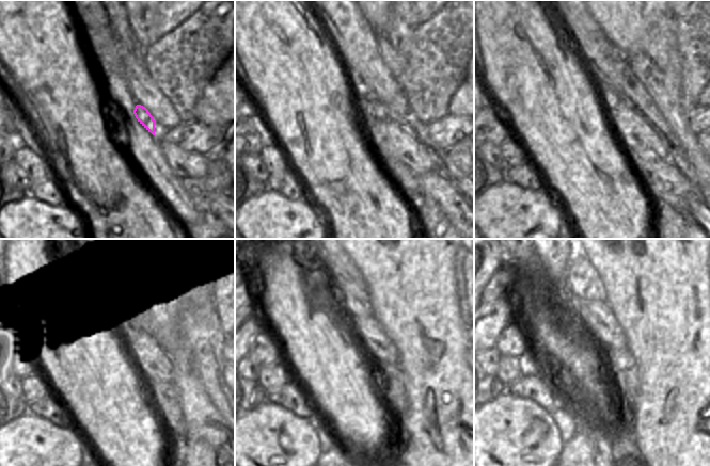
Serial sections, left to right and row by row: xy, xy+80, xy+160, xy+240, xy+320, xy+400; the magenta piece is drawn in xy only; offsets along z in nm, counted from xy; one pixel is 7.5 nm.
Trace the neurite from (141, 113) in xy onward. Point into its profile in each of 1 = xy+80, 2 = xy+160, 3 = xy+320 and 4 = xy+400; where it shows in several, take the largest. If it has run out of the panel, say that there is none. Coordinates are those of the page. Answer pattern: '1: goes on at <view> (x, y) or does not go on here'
1: goes on at xy+80 (379, 110)
2: goes on at xy+160 (611, 98)
3: goes on at xy+320 (353, 298)
4: goes on at xy+400 (585, 284)

